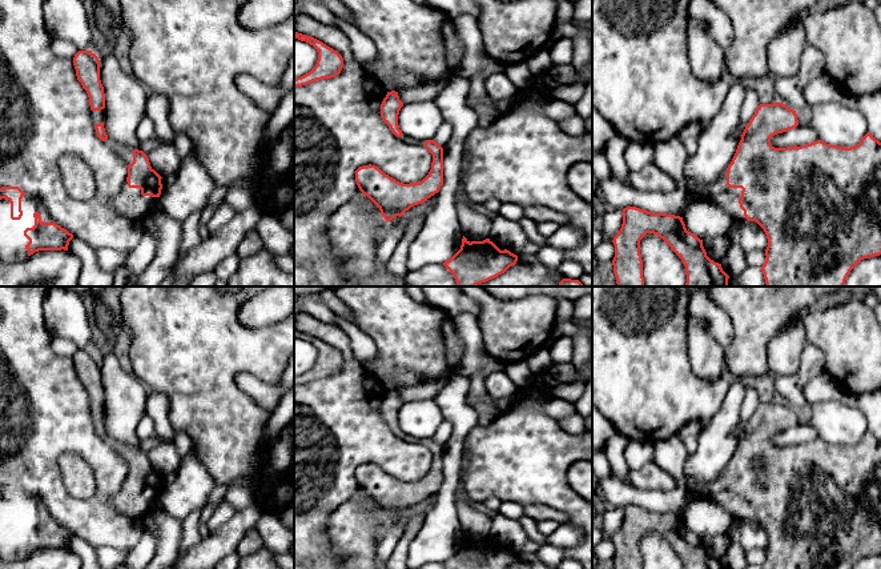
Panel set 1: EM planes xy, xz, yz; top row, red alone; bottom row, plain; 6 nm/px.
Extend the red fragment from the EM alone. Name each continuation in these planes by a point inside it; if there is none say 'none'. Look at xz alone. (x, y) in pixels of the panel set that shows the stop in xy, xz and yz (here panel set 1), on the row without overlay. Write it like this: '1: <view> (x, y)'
1: xz (403, 436)

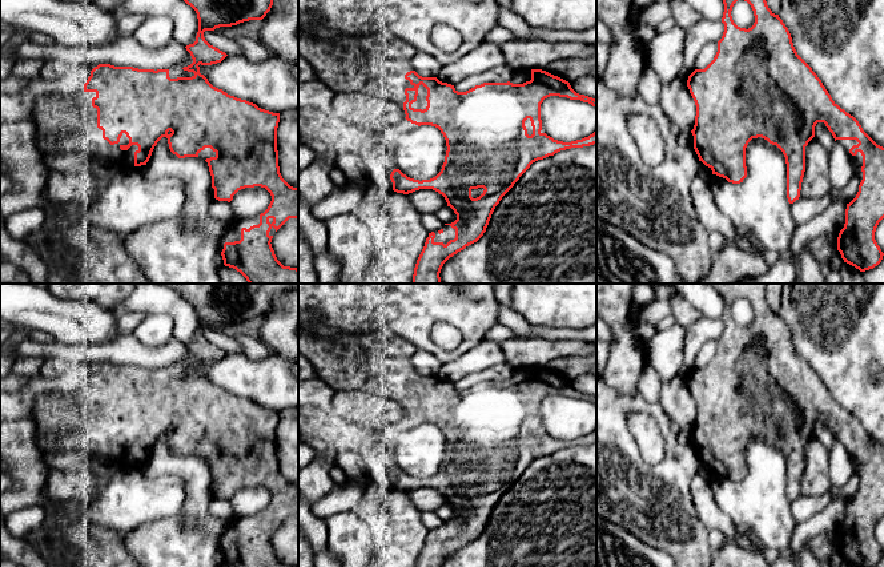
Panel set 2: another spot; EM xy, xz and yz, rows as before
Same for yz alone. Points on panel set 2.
1: yz (847, 442)

